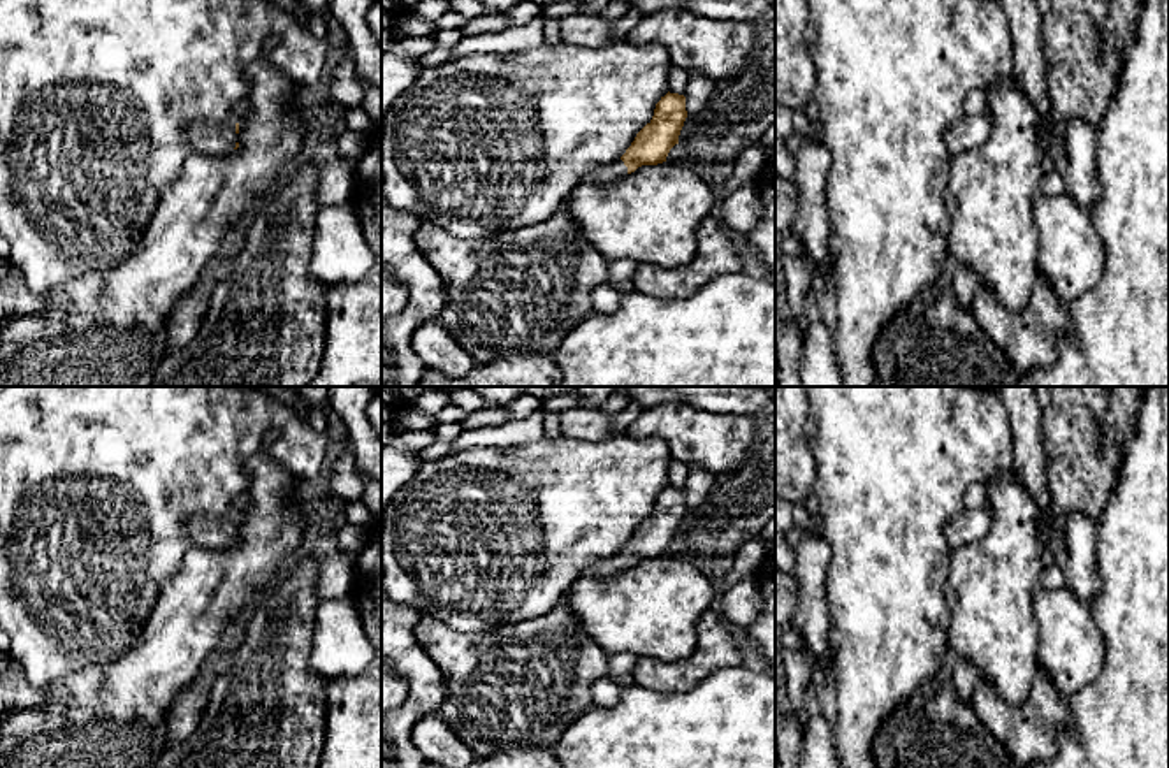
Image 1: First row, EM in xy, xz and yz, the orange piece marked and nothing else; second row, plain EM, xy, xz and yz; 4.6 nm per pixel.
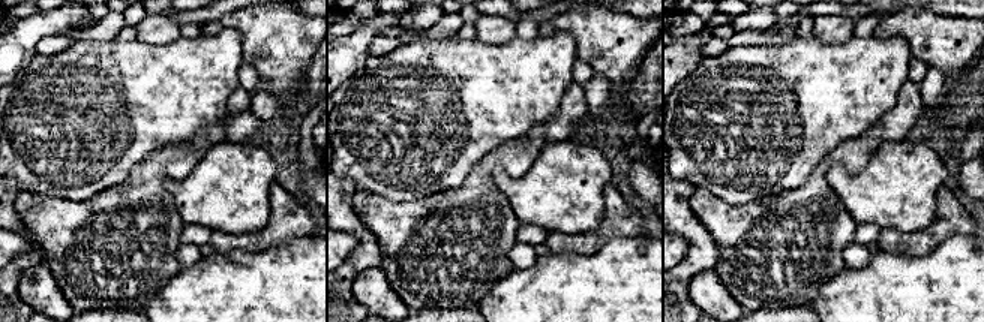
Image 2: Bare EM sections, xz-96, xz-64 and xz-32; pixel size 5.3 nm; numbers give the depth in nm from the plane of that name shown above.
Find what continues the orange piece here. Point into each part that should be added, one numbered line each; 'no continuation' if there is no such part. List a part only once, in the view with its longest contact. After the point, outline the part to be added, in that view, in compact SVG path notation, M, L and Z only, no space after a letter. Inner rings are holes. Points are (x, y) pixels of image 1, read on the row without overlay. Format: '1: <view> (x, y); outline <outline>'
1: xz (603, 568); outline M617 554L610 559L598 559L594 561L580 576L592 576L599 580L610 580L619 571L628 568L628 561L622 554Z

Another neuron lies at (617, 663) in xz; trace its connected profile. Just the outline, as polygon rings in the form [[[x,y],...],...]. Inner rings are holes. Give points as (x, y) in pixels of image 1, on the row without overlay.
[[[610,654],[608,656],[608,677],[633,673],[638,657],[635,654]]]

